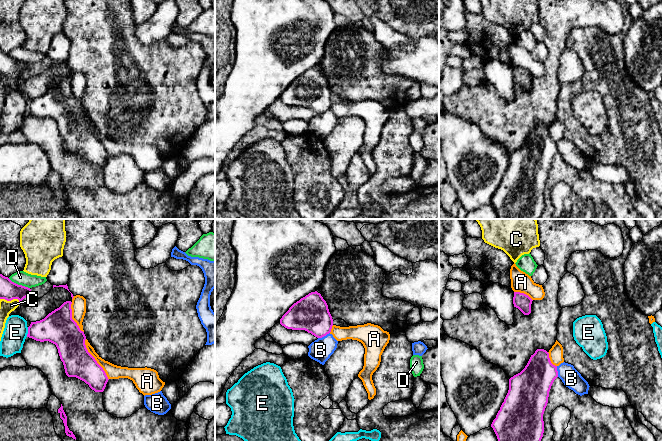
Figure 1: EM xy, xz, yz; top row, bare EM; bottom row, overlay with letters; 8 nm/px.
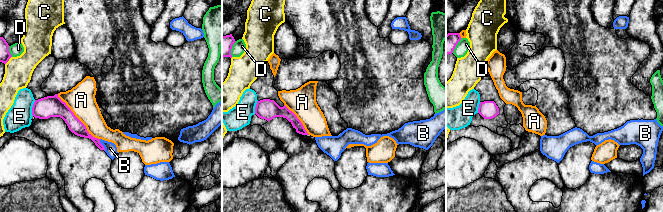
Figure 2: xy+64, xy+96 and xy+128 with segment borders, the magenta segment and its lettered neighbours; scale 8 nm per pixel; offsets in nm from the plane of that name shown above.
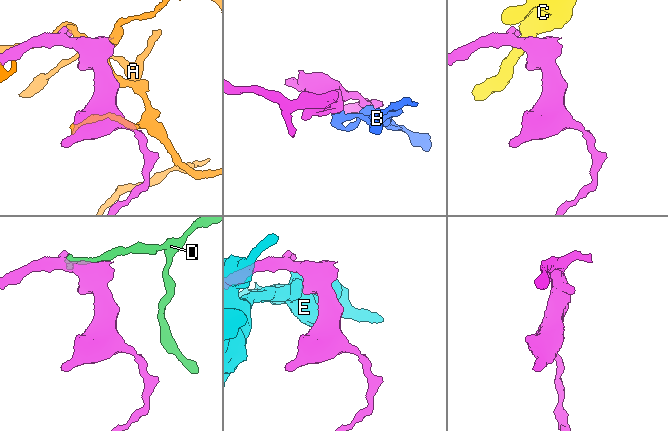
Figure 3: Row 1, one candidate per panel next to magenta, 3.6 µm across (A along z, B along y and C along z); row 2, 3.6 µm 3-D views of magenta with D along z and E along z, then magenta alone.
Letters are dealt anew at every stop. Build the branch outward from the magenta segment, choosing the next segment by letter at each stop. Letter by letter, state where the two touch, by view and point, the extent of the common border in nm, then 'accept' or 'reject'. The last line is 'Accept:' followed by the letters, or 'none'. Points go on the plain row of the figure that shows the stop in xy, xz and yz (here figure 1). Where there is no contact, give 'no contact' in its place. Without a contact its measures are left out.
A: xy (94, 135) | 380 nm | reject
B: xz (323, 112) | 110 nm | reject
C: xy (10, 76) | 170 nm | reject
D: xy (19, 61) | 190 nm | reject
E: xy (28, 108) | 80 nm | reject
Accept: none

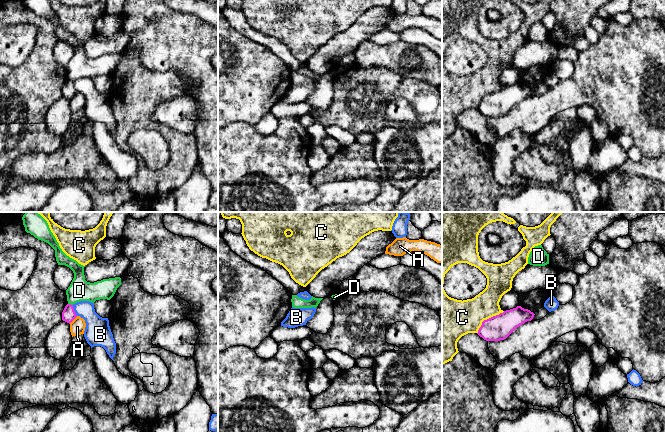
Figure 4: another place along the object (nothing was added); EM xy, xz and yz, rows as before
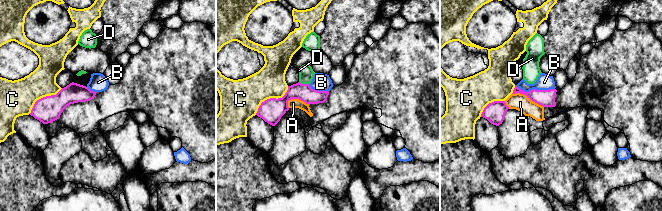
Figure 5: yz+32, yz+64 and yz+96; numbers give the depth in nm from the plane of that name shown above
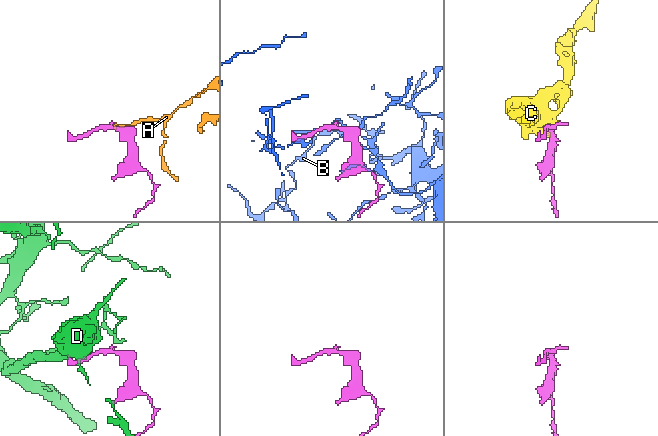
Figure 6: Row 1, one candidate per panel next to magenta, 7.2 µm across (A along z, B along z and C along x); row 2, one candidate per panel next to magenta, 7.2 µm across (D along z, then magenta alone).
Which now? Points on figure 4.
A: xy (73, 95) | 90 nm | reject
B: xy (73, 86) | 100 nm | reject
C: yz (487, 95) | 280 nm | reject
D: xy (70, 80) | 40 nm | reject
Accept: none

